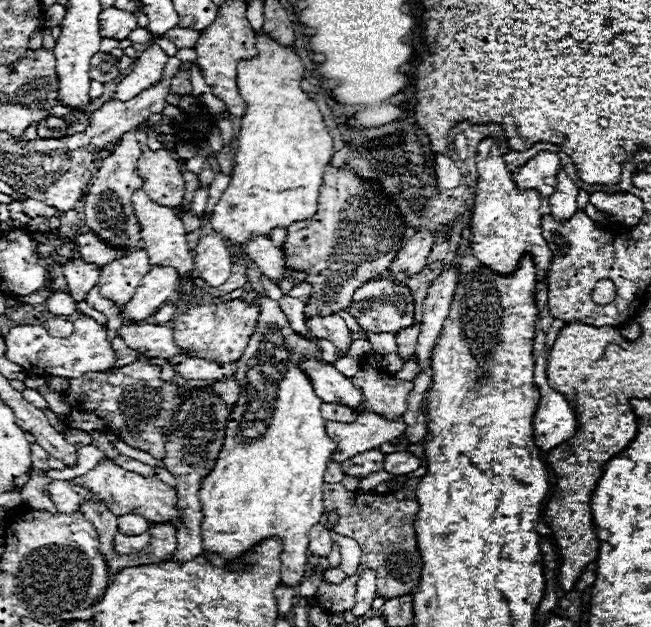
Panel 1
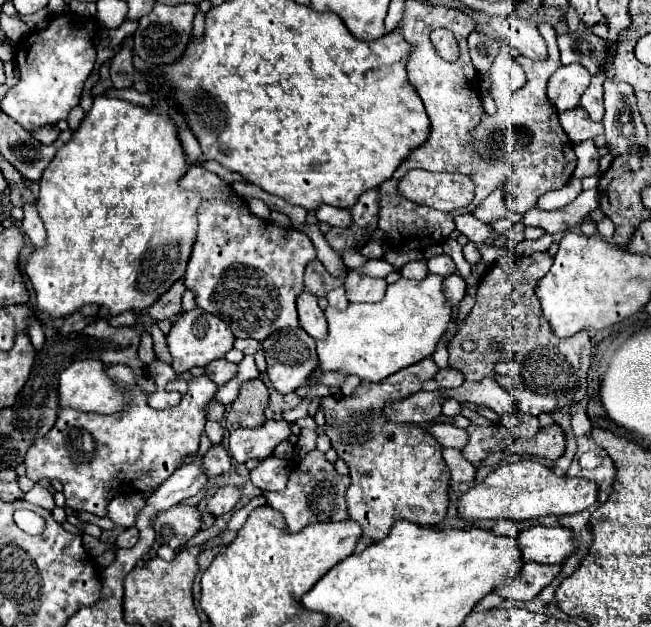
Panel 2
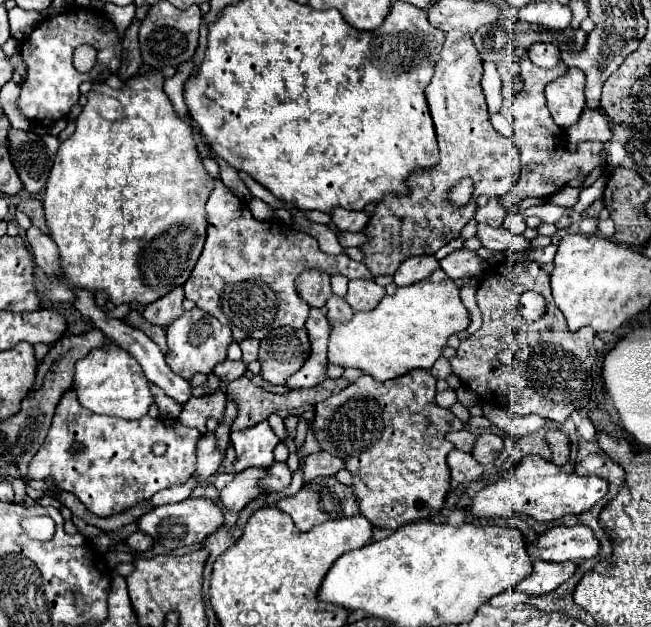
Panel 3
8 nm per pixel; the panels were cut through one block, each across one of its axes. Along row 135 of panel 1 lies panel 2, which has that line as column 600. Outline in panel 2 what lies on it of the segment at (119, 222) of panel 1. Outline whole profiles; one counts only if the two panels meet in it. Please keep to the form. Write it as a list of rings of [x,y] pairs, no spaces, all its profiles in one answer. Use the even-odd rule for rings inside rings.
[[[582,106],[572,108],[572,110],[564,110],[558,114],[558,118],[560,118],[560,126],[564,128],[564,132],[568,134],[568,138],[574,144],[604,134],[604,126],[598,122],[592,122]]]

